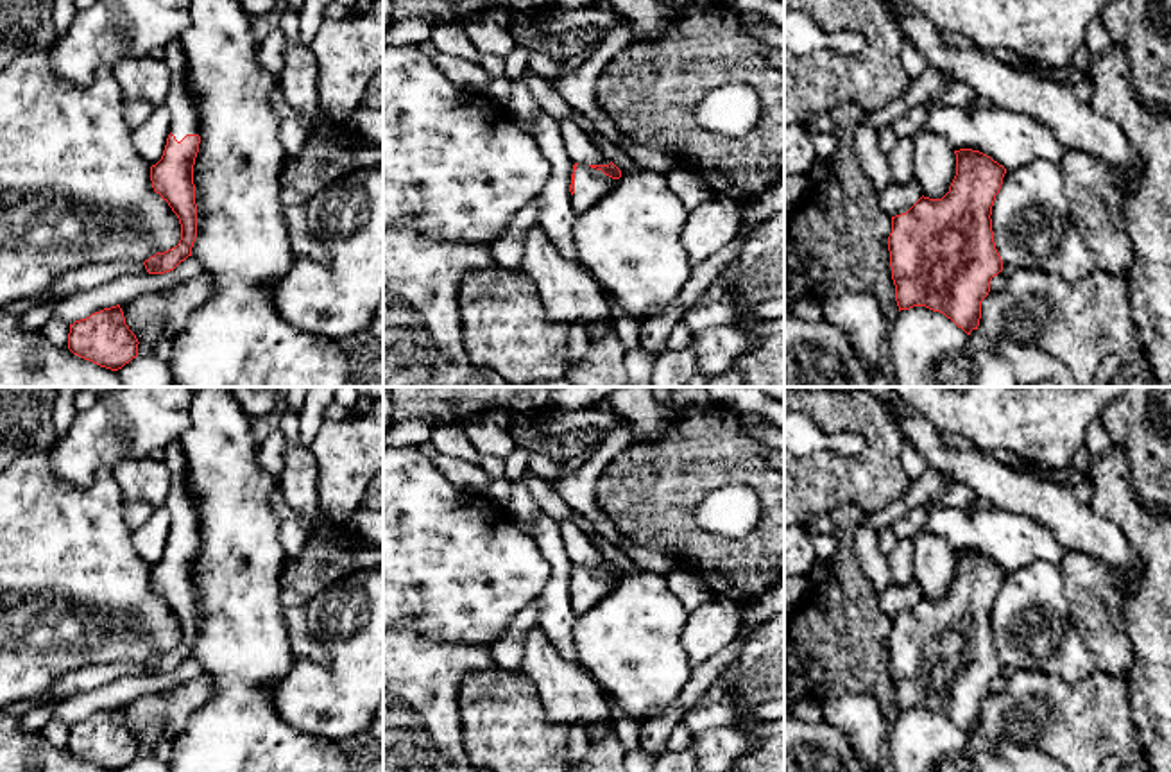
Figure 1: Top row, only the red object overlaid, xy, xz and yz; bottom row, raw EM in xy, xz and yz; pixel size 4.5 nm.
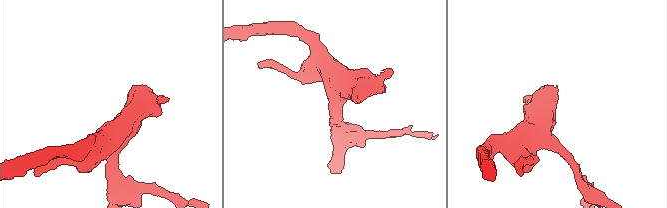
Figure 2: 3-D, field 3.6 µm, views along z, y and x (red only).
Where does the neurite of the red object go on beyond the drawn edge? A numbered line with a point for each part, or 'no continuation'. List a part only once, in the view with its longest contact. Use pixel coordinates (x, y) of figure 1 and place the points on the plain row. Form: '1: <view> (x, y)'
1: xz (591, 586)

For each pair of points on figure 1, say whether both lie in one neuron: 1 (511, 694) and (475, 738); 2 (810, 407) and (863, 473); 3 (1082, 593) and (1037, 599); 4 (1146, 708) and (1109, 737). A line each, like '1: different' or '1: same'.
1: same
2: same
3: different
4: different

